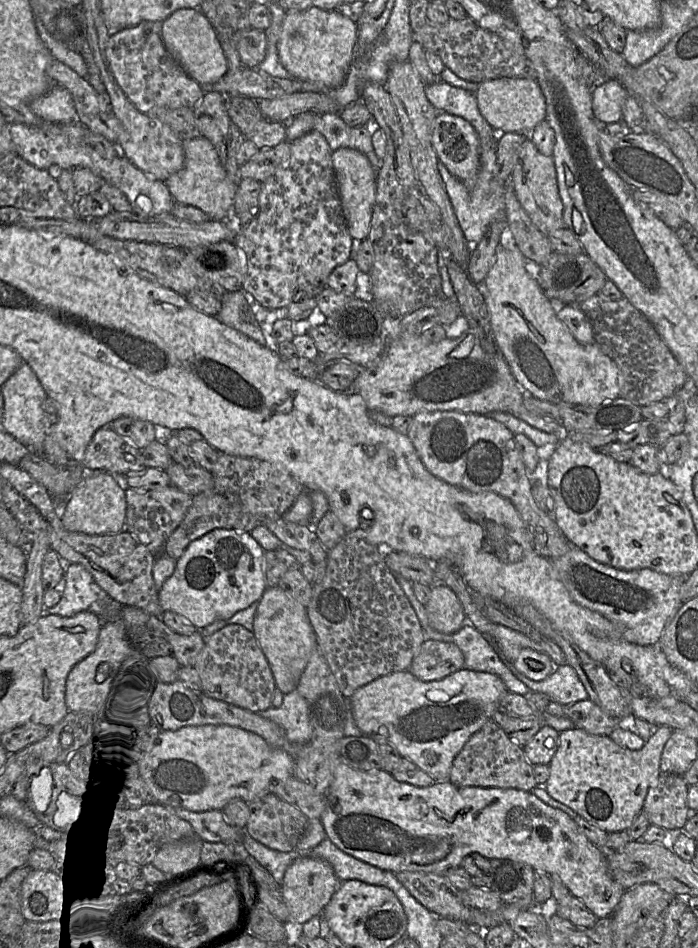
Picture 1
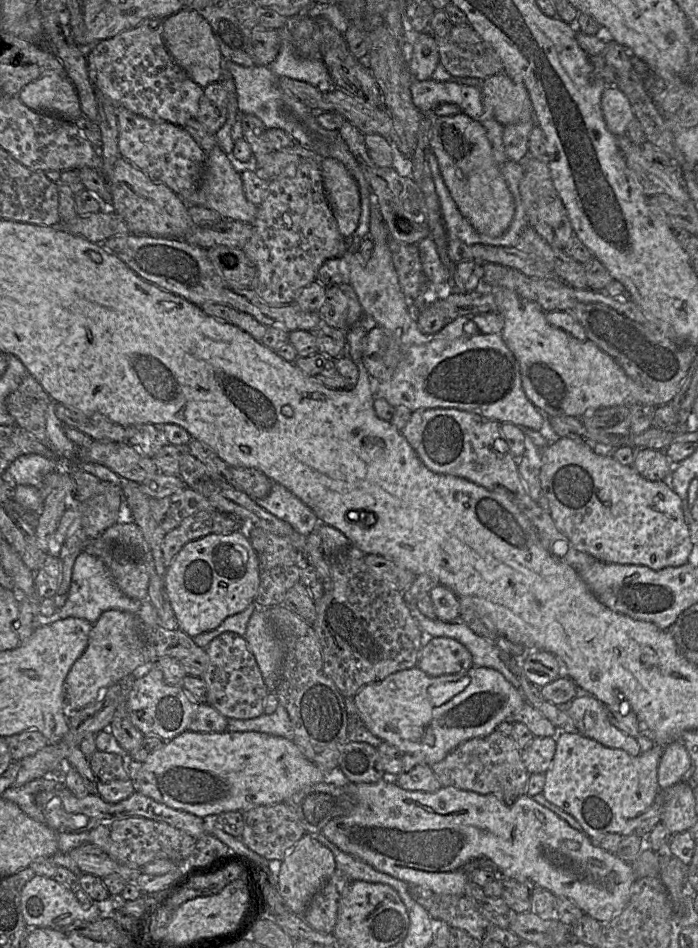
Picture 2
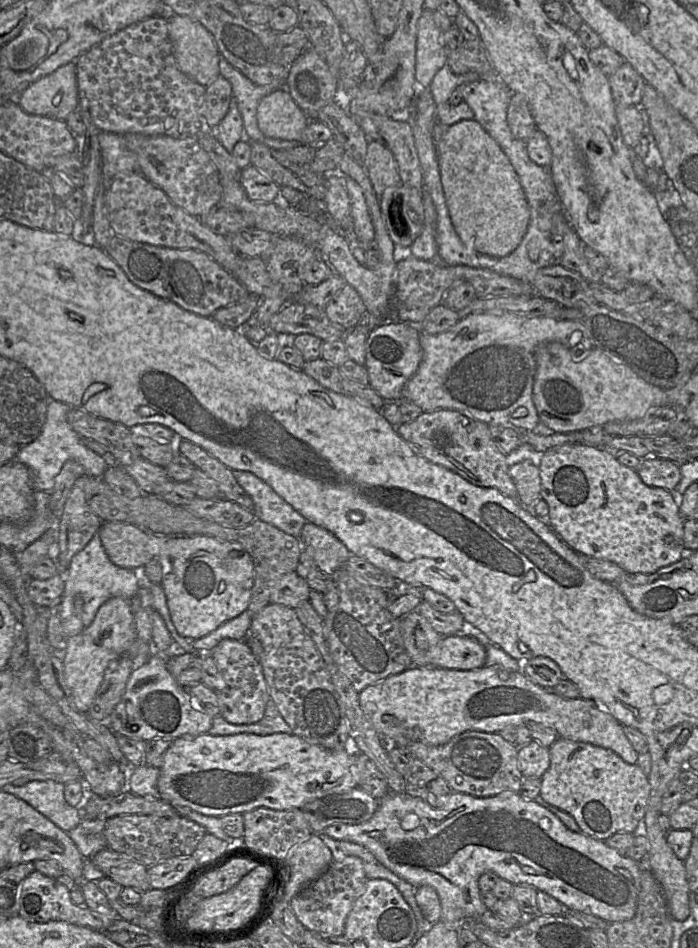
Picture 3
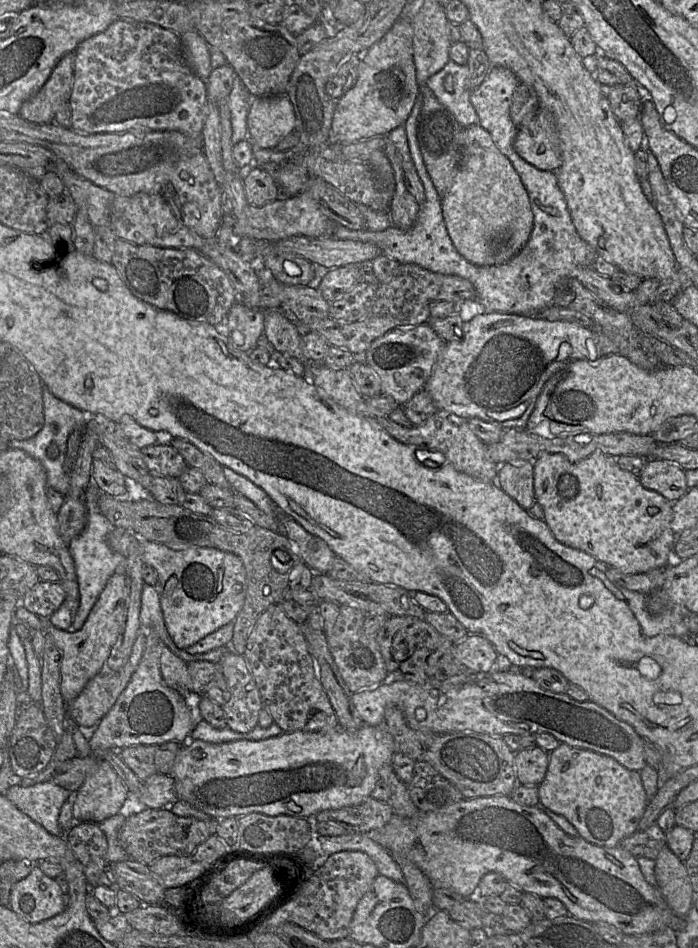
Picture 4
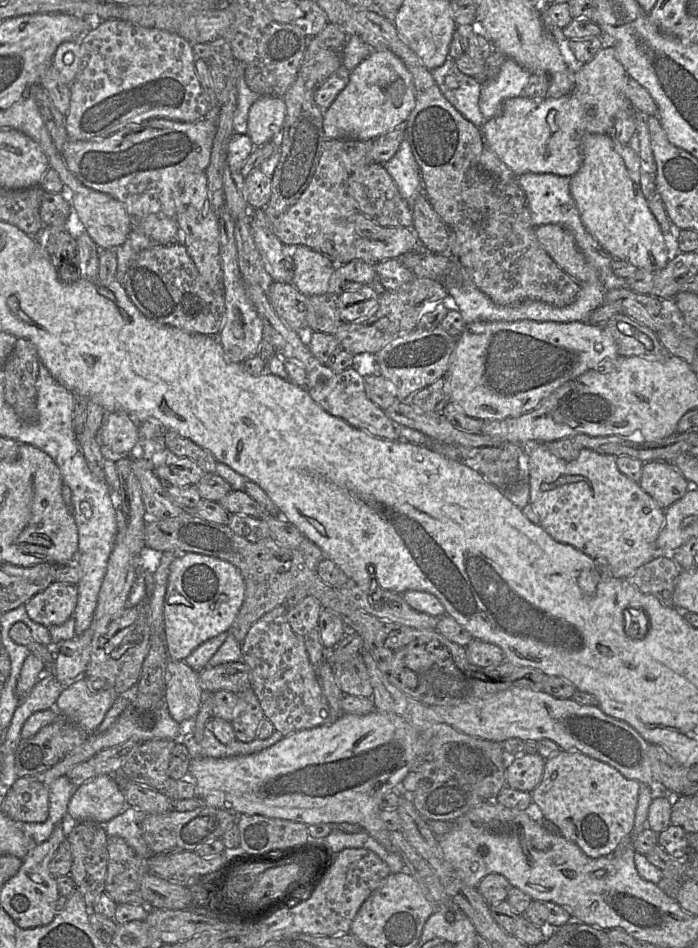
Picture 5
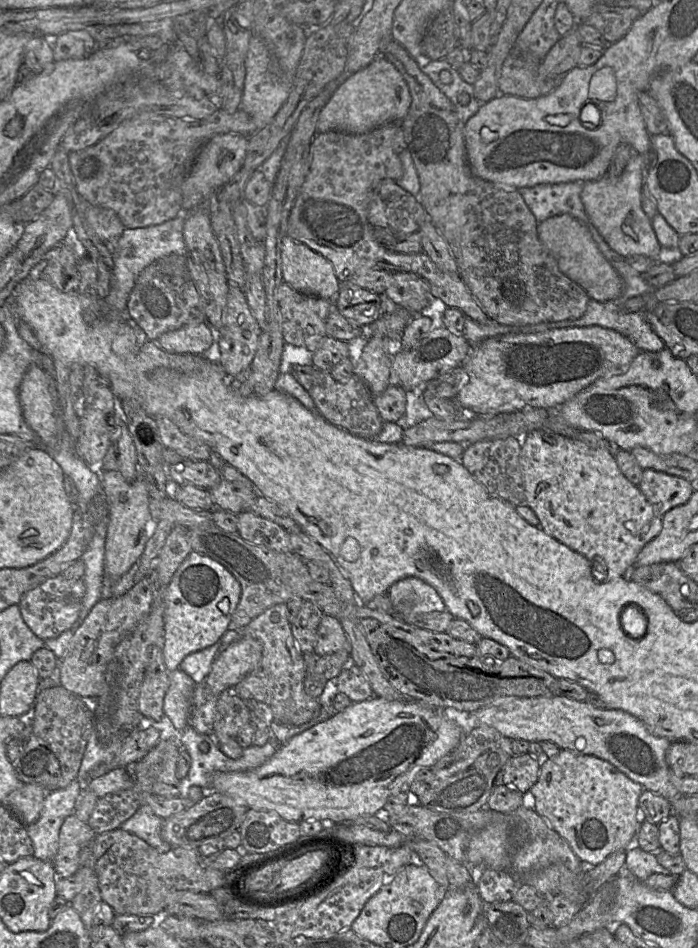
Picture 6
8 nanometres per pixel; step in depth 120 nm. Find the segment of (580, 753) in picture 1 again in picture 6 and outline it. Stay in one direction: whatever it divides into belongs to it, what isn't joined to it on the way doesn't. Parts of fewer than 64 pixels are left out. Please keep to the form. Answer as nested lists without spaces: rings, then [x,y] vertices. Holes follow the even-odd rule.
[[[560,750],[550,758],[543,758],[537,782],[531,787],[535,797],[534,810],[569,844],[576,856],[593,867],[603,862],[616,851],[628,849],[636,843],[641,824],[638,800],[644,787],[607,760],[594,755],[578,754],[571,750]]]

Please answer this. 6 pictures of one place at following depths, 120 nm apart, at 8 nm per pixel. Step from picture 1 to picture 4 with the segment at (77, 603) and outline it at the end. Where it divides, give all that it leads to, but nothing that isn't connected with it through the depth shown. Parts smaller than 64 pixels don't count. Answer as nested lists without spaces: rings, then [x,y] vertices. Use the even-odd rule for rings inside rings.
[[[92,478],[91,483],[85,491],[85,505],[88,511],[86,527],[79,535],[73,538],[69,544],[69,551],[74,560],[79,585],[80,604],[74,616],[74,620],[72,612],[68,607],[66,600],[49,617],[50,623],[57,629],[68,630],[70,632],[76,632],[80,630],[86,622],[108,579],[115,572],[126,572],[126,557],[122,554],[114,552],[107,544],[107,536],[114,526],[99,511],[98,499],[100,494],[101,491]]]

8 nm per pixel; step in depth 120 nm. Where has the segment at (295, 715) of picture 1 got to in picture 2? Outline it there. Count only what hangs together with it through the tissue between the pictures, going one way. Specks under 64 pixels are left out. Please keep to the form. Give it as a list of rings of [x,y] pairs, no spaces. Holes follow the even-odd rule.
[[[278,705],[271,715],[262,714],[252,719],[228,719],[227,731],[230,732],[260,732],[272,736],[294,740],[294,729],[287,710]]]

